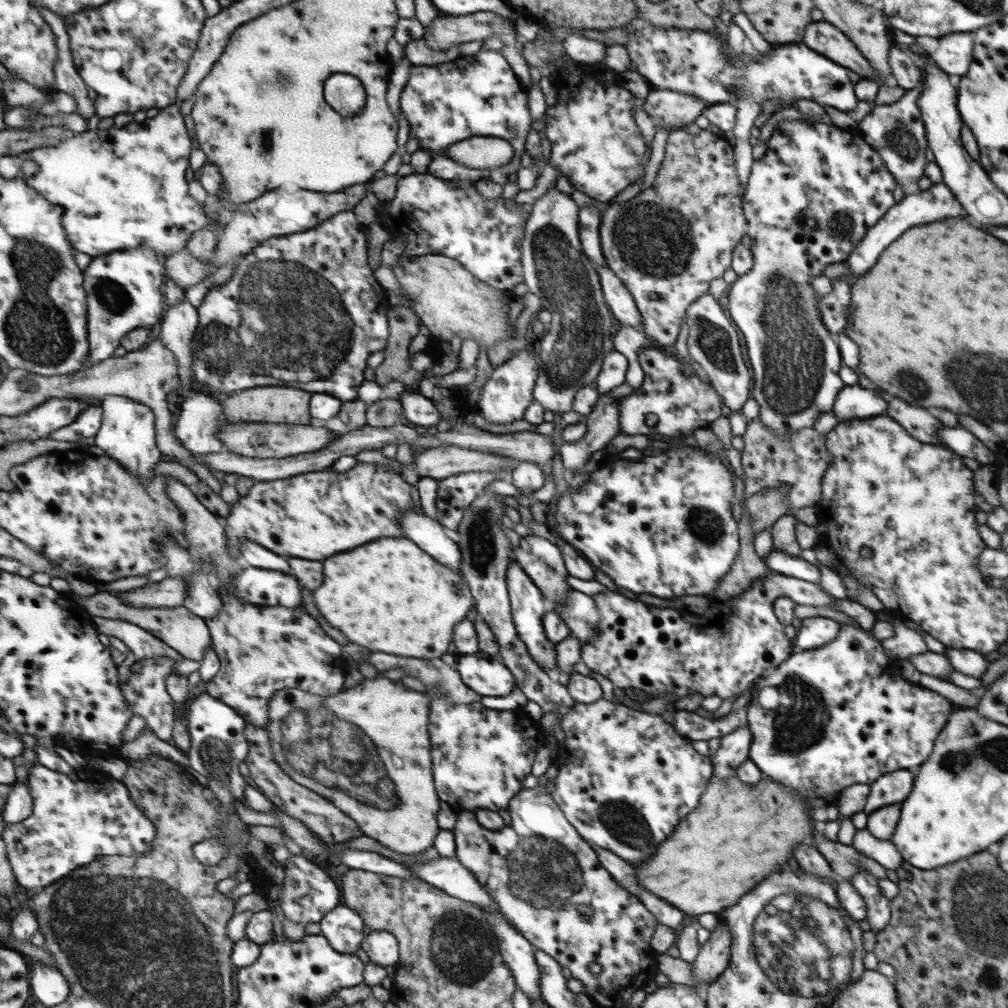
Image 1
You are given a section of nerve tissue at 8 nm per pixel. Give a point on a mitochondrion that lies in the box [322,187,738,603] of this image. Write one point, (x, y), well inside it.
(562, 278)

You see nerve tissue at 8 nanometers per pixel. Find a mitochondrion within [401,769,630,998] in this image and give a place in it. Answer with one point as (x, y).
(530, 862)

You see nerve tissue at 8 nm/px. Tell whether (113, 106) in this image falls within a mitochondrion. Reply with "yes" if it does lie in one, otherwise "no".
no

